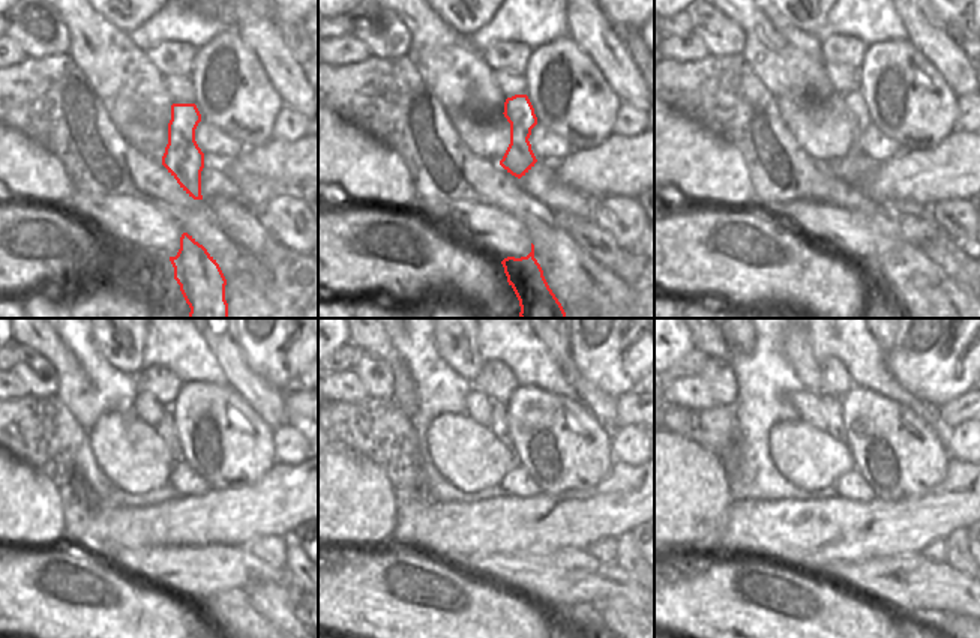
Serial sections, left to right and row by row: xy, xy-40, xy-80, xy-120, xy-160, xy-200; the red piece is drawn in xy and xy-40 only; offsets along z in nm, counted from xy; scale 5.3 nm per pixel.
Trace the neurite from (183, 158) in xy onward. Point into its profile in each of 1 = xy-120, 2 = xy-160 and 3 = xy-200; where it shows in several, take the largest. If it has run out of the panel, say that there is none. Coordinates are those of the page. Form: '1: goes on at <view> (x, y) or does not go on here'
1: goes on at xy-120 (165, 428)
2: goes on at xy-160 (499, 427)
3: goes on at xy-200 (830, 404)

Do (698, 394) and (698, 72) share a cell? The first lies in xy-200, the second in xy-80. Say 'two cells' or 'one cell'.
two cells

